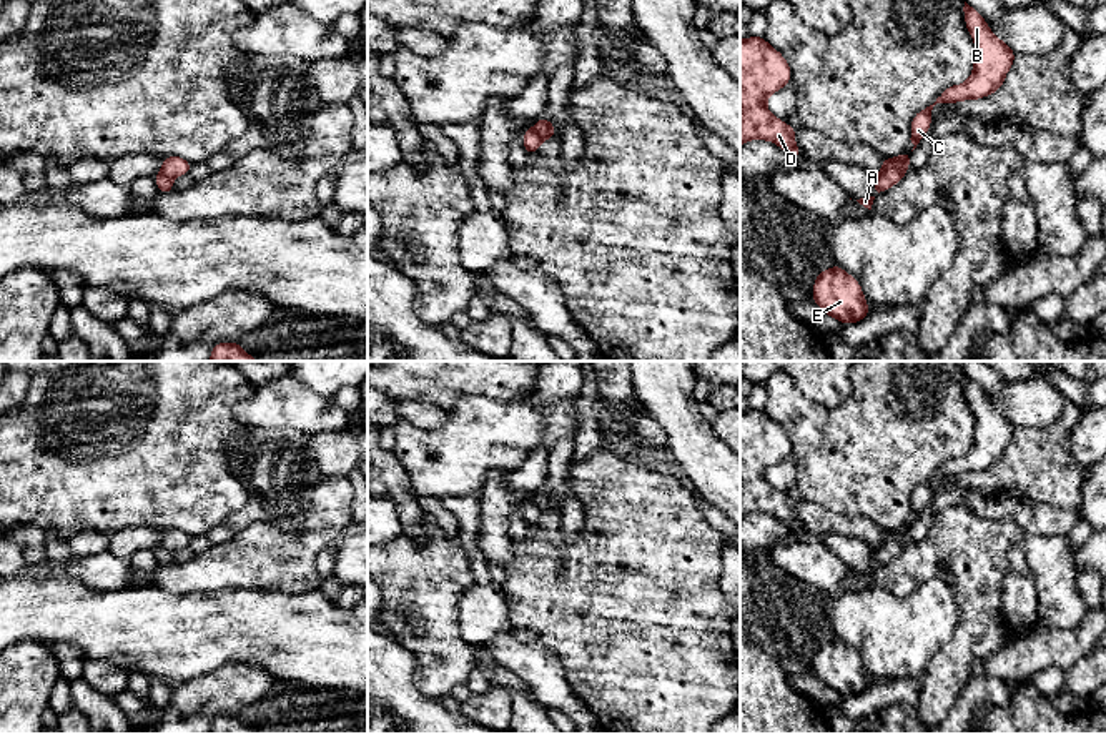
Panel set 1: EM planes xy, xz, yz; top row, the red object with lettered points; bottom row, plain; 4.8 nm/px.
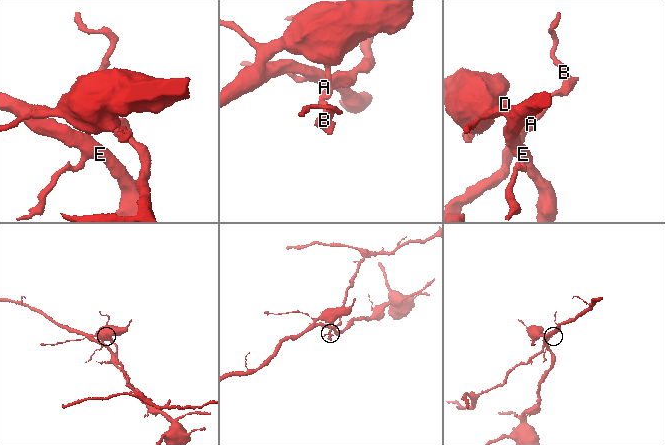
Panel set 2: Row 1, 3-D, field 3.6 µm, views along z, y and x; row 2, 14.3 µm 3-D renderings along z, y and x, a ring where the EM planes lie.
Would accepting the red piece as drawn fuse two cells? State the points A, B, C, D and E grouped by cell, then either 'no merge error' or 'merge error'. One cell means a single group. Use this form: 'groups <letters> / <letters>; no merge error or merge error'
groups A B C / D E; merge error

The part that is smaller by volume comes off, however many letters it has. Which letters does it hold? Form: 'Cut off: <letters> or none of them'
Cut off: A, B, C

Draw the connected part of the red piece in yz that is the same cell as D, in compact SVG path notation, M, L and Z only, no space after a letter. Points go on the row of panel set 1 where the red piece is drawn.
M763 37L740 40L740 146L748 140L768 140L792 160L800 158L795 128L767 110L767 97L790 78L788 62Z

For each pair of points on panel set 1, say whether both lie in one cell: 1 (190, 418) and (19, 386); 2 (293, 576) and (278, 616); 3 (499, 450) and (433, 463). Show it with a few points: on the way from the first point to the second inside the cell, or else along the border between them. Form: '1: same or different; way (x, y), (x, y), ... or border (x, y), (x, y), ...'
1: different; border (29, 378), (29, 393), (17, 408)
2: different; border (248, 588), (318, 590)
3: same; way (483, 450), (464, 450), (454, 460), (449, 460)

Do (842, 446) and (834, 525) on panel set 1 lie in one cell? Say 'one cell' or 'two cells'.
two cells

